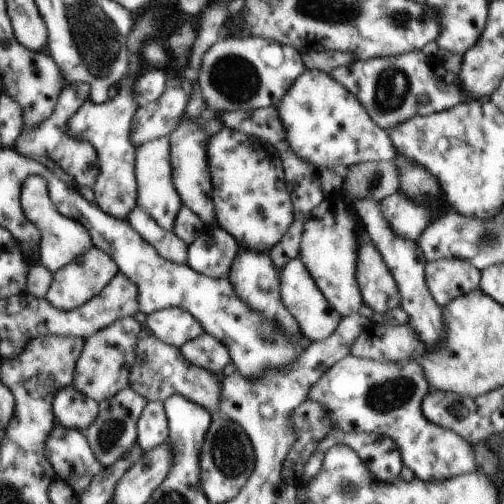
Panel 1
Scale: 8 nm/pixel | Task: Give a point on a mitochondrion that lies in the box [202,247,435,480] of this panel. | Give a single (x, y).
(387, 395)

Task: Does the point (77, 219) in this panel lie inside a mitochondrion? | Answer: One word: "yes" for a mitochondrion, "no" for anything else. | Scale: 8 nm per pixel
no

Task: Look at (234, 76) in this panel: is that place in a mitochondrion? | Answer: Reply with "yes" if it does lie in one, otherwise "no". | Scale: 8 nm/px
yes

